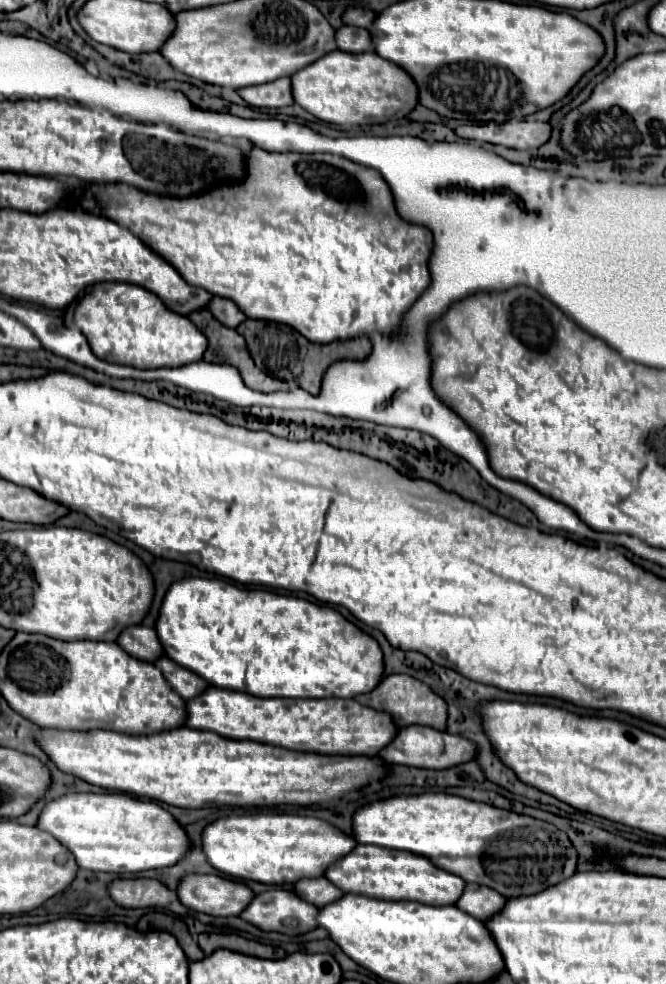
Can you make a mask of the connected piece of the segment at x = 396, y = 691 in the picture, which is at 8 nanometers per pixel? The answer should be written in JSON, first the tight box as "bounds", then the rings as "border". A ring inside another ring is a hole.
{"bounds":[354,674,446,730],"border":[[[390,674],[384,676],[380,680],[380,684],[366,694],[360,694],[354,698],[356,702],[360,702],[362,706],[374,708],[374,710],[382,710],[386,714],[392,716],[392,722],[396,726],[410,726],[410,724],[422,724],[422,726],[430,726],[436,730],[444,730],[446,728],[446,704],[442,698],[438,698],[426,684],[406,676],[406,674]],[[380,700],[382,700],[382,708],[380,708]]]}

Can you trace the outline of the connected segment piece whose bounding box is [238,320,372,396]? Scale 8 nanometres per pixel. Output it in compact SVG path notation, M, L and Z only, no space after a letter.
M246 320L242 326L238 326L238 332L246 338L248 350L256 362L256 366L278 380L288 382L288 376L294 378L294 382L310 392L312 396L320 394L322 386L322 376L328 370L330 364L338 360L366 360L372 352L372 342L368 338L356 338L356 340L346 340L346 342L332 342L332 344L312 344L298 336L296 330L284 330L282 324L276 322L264 322L264 320Z

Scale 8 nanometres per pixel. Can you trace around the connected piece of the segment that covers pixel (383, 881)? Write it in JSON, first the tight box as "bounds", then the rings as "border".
{"bounds":[324,844,466,906],"border":[[[358,844],[352,852],[328,866],[324,876],[342,892],[356,892],[366,894],[370,898],[386,900],[418,900],[430,906],[454,904],[466,884],[460,876],[436,868],[430,860],[426,860],[426,856],[364,844]]]}

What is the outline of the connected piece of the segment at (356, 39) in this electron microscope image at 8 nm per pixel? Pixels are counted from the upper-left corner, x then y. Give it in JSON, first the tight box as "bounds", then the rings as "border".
{"bounds":[336,26,372,52],"border":[[[342,26],[336,30],[336,46],[342,52],[370,52],[372,40],[366,28]]]}

